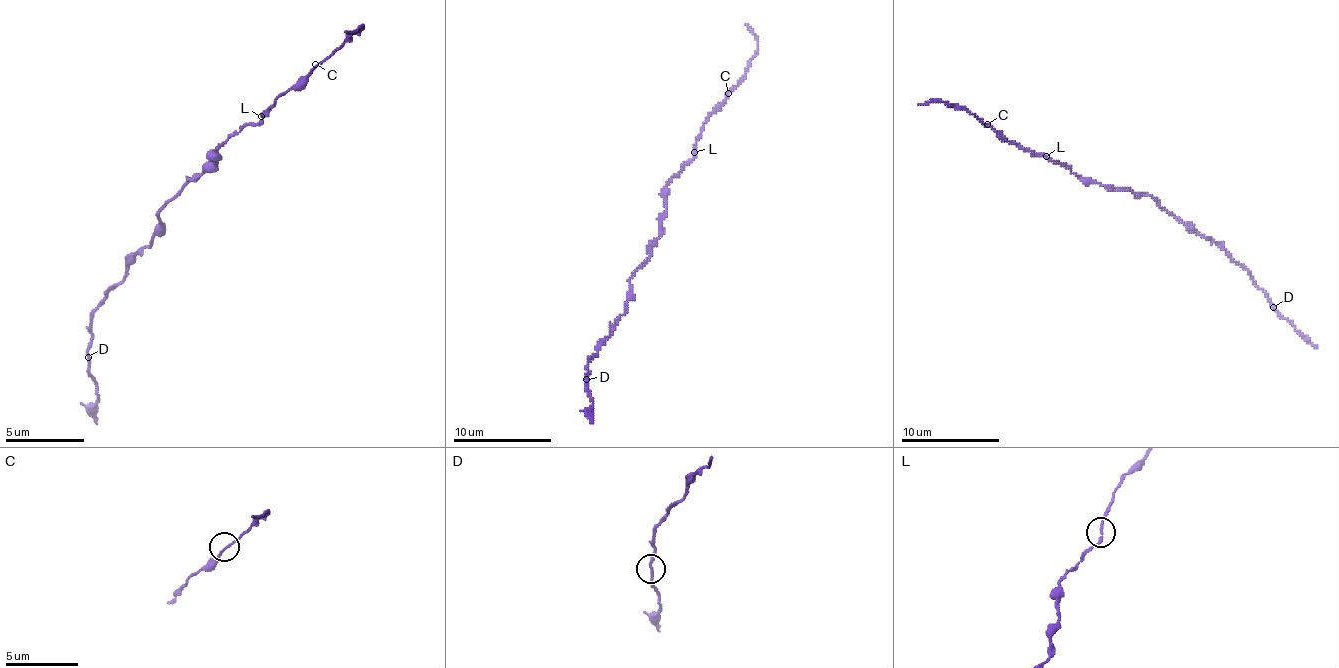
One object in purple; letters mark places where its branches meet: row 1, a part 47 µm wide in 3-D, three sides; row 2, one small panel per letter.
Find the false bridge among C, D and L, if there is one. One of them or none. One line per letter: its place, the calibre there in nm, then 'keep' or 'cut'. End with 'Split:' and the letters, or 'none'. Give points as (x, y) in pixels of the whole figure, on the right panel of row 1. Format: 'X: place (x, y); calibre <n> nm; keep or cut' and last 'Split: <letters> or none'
C: place (987, 124); calibre 150 nm; keep
D: place (1273, 307); calibre 170 nm; cut
L: place (1046, 156); calibre 180 nm; keep
Split: D

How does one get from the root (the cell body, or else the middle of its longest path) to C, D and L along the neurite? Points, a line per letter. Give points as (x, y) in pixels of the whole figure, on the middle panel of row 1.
C: (659, 236), (659, 216), (666, 209), (666, 184), (694, 157), (696, 140), (706, 118), (728, 93)
D: (659, 236), (652, 248), (652, 256), (630, 280), (630, 300), (625, 312), (588, 361), (585, 379)
L: (659, 236), (659, 216), (666, 209), (666, 184), (694, 157), (694, 152)

